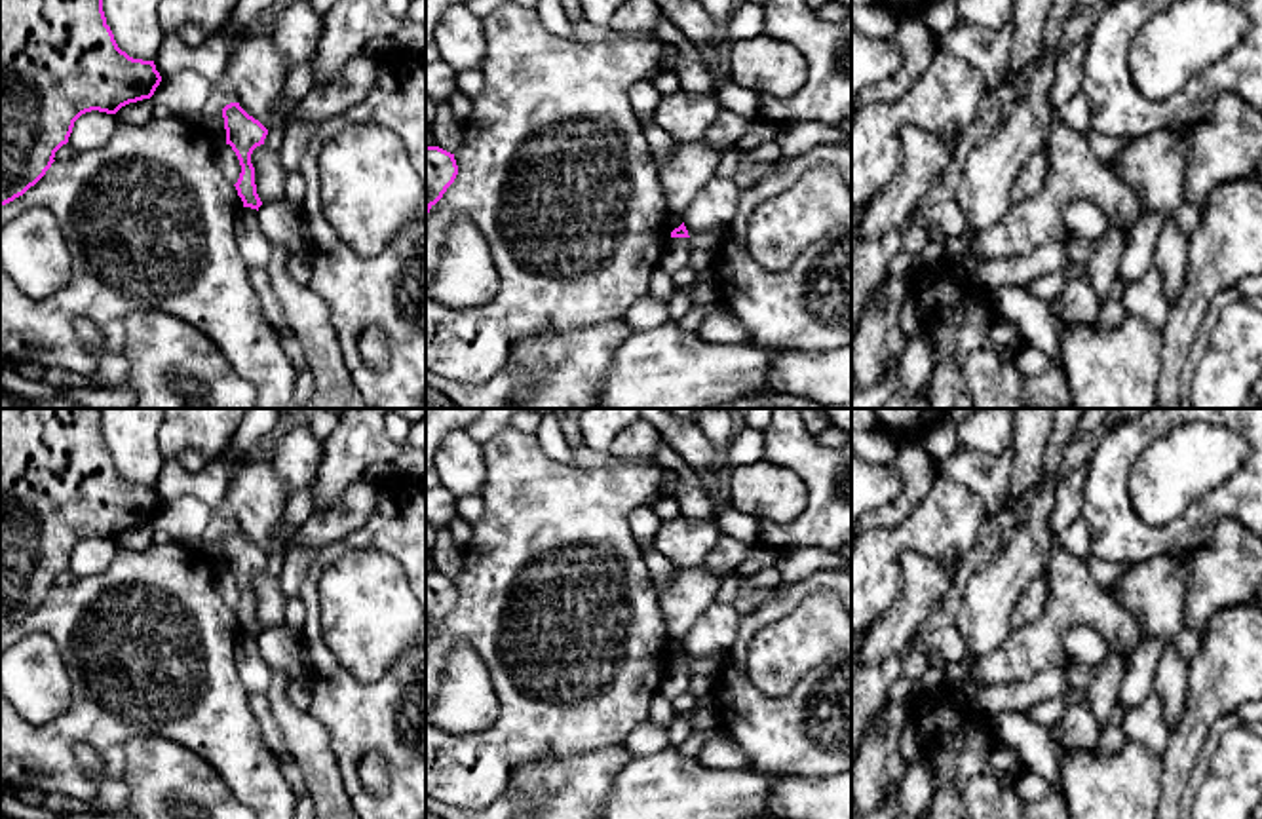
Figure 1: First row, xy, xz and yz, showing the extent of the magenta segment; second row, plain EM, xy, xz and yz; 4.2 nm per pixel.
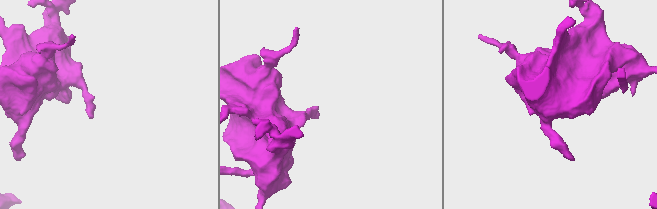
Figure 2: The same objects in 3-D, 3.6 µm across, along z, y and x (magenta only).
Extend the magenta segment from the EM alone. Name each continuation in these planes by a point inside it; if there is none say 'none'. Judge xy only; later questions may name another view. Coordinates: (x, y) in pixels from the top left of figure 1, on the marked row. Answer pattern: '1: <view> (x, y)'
none

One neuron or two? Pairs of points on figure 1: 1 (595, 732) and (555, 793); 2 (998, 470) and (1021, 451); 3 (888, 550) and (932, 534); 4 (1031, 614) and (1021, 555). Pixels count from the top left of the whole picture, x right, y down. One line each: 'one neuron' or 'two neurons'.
1: two neurons
2: two neurons
3: one neuron
4: two neurons

